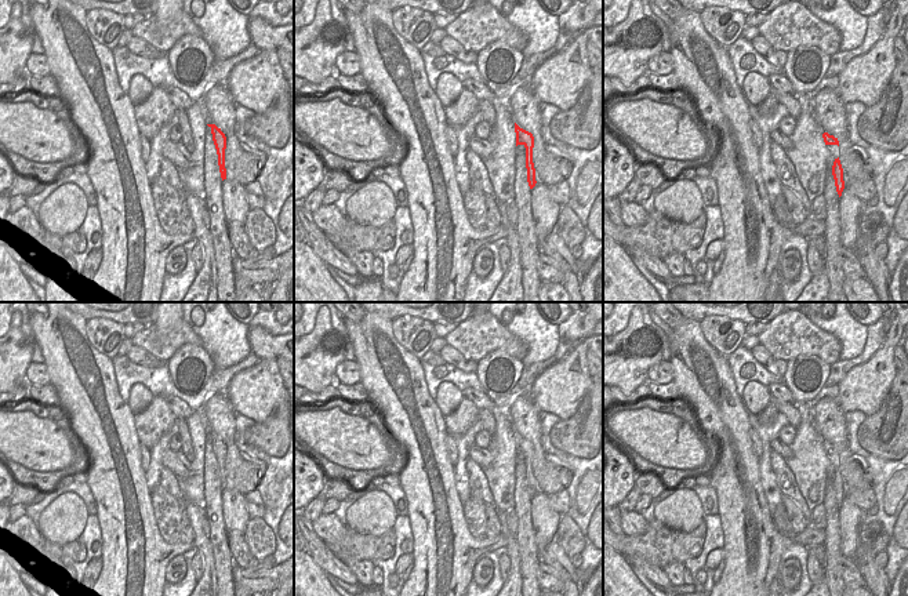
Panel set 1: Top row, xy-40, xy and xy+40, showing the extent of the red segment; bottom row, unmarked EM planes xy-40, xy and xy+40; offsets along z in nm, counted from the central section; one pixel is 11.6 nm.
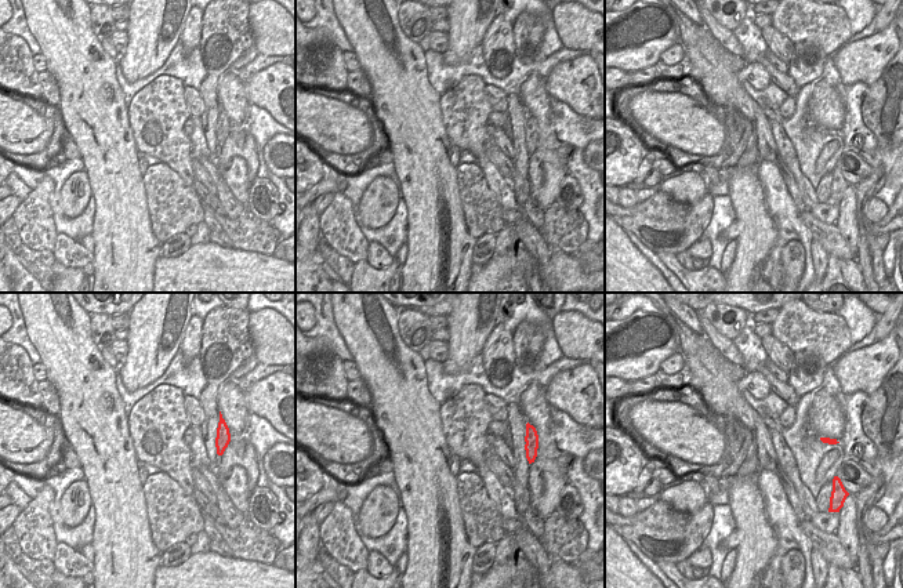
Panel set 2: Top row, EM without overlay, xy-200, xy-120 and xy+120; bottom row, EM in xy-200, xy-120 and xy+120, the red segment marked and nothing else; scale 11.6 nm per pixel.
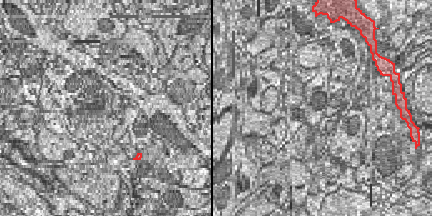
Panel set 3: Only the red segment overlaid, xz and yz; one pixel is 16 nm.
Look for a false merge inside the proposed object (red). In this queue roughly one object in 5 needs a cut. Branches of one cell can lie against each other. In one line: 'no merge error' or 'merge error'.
no merge error

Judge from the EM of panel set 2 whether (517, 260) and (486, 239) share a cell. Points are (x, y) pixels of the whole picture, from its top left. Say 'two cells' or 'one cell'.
two cells

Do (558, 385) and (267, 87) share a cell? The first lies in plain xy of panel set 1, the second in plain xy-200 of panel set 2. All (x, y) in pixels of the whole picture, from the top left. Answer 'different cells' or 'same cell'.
same cell

